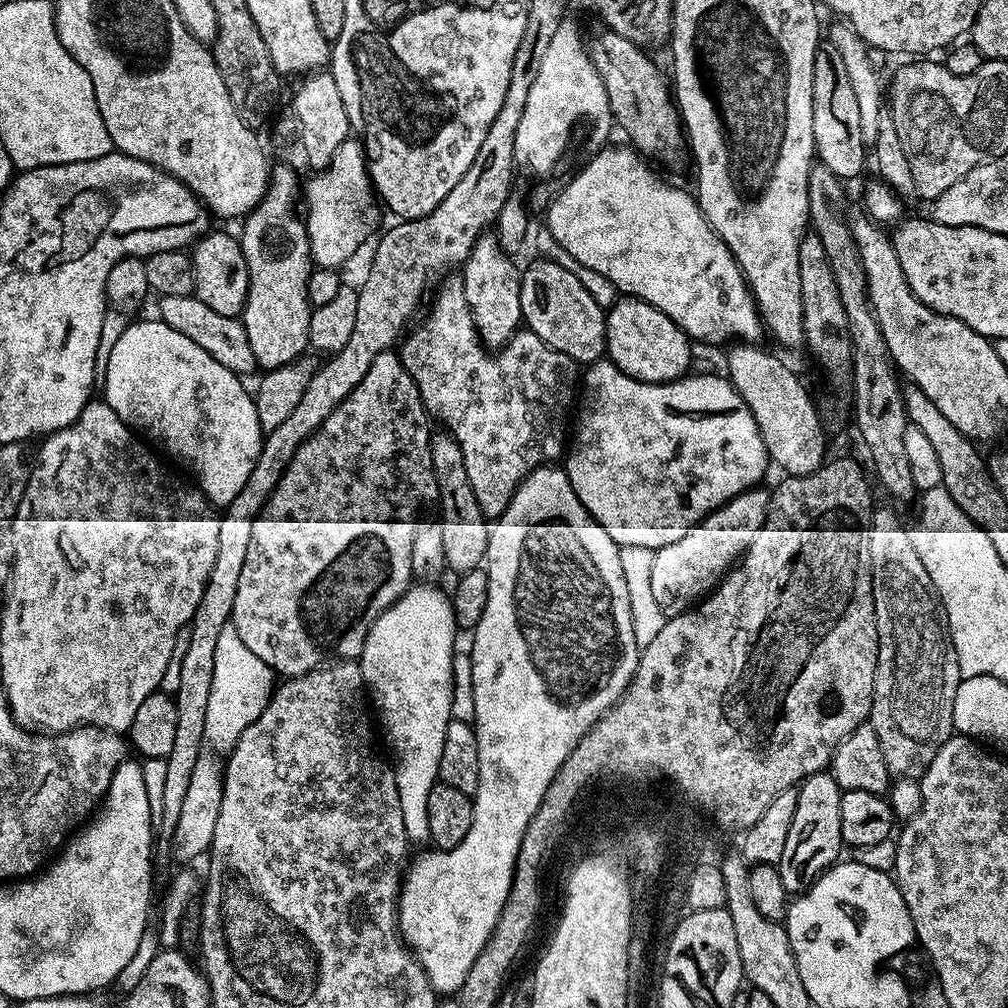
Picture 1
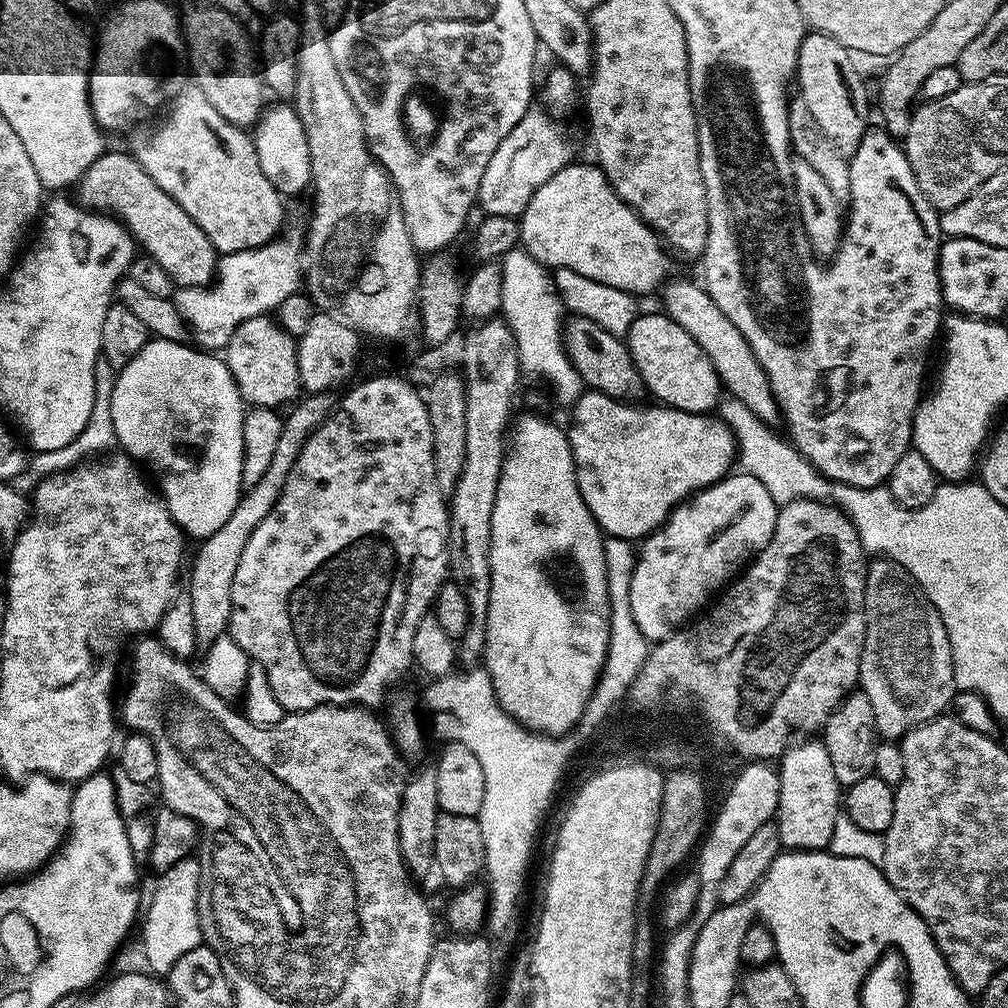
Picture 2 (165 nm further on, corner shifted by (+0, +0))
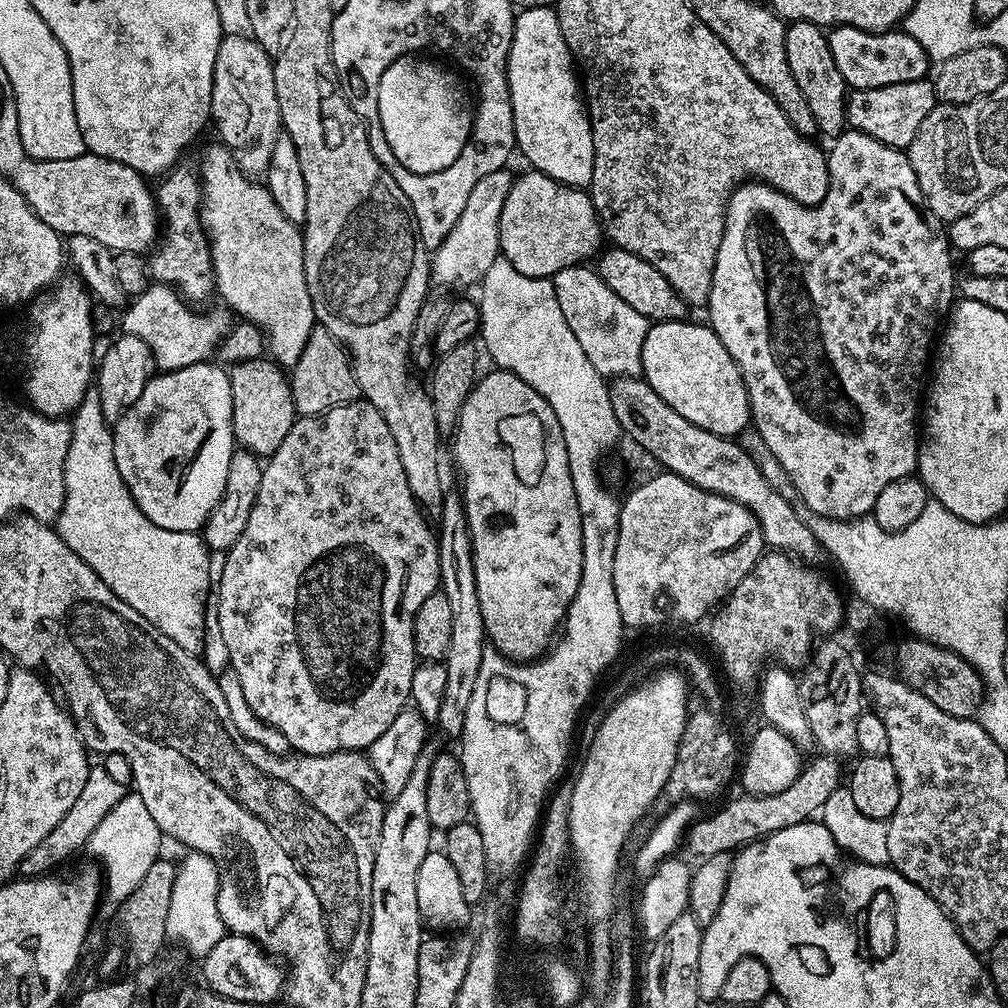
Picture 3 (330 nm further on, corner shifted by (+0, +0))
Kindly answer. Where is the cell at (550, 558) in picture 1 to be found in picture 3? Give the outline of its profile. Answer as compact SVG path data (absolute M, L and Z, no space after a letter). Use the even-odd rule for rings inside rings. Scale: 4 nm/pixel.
M492 370L489 376L481 375L477 379L472 393L466 398L460 411L460 422L456 425L450 443L452 456L456 459L456 468L464 479L464 492L462 491L464 513L468 519L468 533L472 539L474 582L478 586L478 606L482 606L482 622L487 639L491 647L501 652L508 660L517 662L539 660L553 647L554 637L565 623L568 607L572 605L572 599L578 594L578 586L582 582L582 518L578 514L578 498L574 498L574 482L570 478L570 462L566 458L566 442L562 438L562 426L558 426L554 410L550 410L546 398L542 398L538 390L522 382L522 378L518 378L513 372Z

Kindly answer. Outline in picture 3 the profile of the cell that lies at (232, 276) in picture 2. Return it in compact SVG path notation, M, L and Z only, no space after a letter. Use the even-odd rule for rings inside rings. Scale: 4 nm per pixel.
M152 282L142 295L135 297L123 309L123 331L127 335L142 338L142 342L150 346L152 357L156 360L160 372L194 368L215 357L216 347L220 345L222 338L231 330L234 323L233 313L223 306L212 308L209 312L200 311L204 310L193 310L189 301L169 284Z

